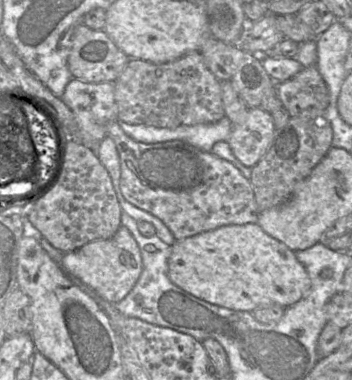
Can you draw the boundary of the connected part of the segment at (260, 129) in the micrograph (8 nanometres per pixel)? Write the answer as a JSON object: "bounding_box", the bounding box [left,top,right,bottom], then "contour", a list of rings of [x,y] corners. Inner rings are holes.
{"bounding_box":[227,107,275,168],"contour":[[[261,107],[250,108],[244,123],[232,124],[227,142],[239,162],[252,168],[268,151],[275,130],[271,113]]]}

